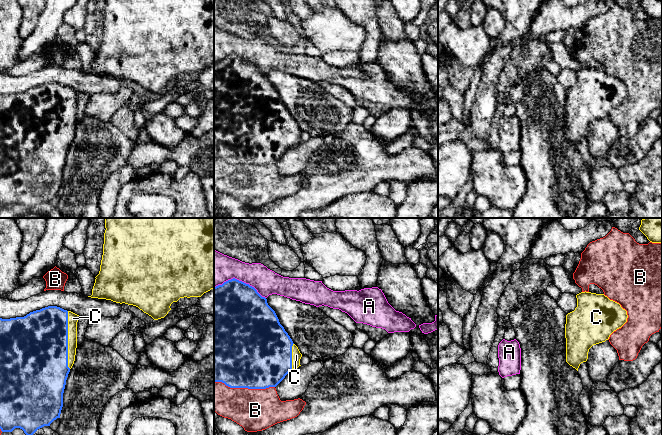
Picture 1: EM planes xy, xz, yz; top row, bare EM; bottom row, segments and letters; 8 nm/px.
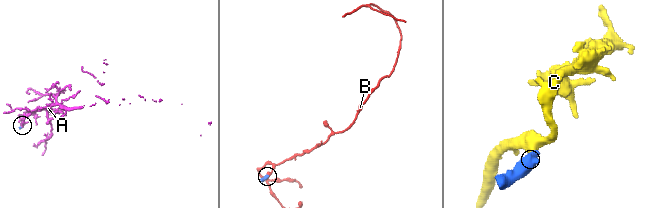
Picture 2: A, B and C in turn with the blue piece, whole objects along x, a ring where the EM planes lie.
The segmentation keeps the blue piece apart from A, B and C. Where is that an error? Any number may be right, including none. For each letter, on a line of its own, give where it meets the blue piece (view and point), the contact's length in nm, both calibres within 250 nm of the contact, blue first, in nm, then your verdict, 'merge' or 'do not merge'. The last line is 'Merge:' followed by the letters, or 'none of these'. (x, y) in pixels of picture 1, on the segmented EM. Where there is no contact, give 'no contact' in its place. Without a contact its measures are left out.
A: contact xz (240, 281); length 420 nm; calibres 480 and 280 nm; do not merge
B: contact xz (244, 387); length 500 nm; calibres 500 and 340 nm; do not merge
C: contact xy (67, 340); length 460 nm; calibres 500 and 80 nm; merge
Merge: C

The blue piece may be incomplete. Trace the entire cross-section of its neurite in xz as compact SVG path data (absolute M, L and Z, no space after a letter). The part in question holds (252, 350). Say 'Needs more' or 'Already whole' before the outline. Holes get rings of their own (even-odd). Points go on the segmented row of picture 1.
Needs more. M235 278L214 287L214 382L222 382L230 388L276 387L292 369L301 366L301 357L267 299L254 287Z

